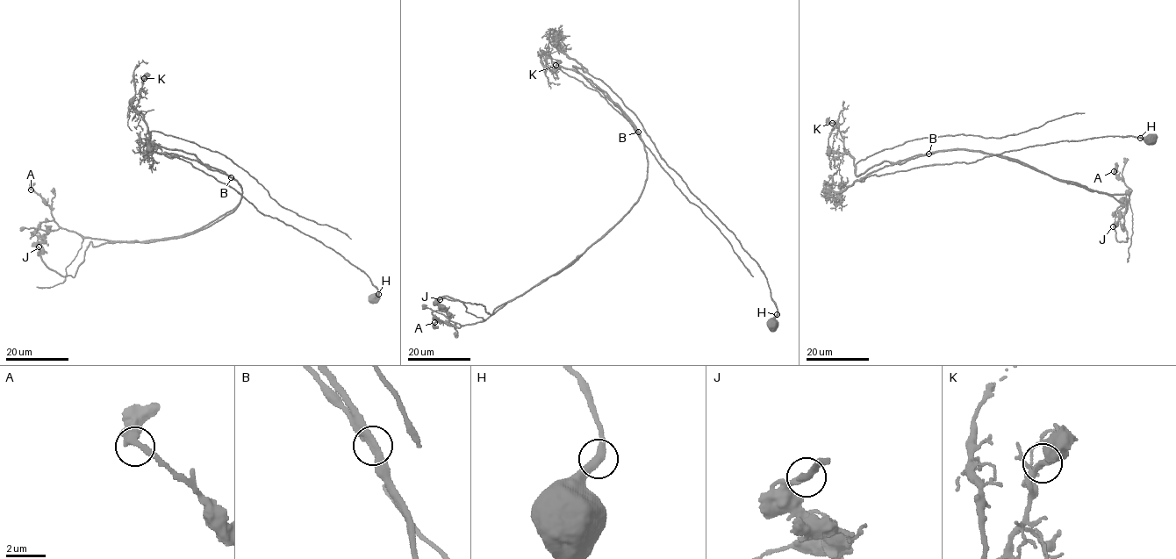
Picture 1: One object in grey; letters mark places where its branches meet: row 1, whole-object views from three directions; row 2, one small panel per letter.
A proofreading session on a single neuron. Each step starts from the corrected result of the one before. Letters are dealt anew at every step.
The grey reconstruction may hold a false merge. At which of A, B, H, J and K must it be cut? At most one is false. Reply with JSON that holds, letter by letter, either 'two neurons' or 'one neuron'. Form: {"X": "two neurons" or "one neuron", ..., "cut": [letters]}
{"A": "one neuron", "B": "two neurons", "H": "one neuron", "J": "one neuron", "K": "one neuron", "cut": ["B"]}

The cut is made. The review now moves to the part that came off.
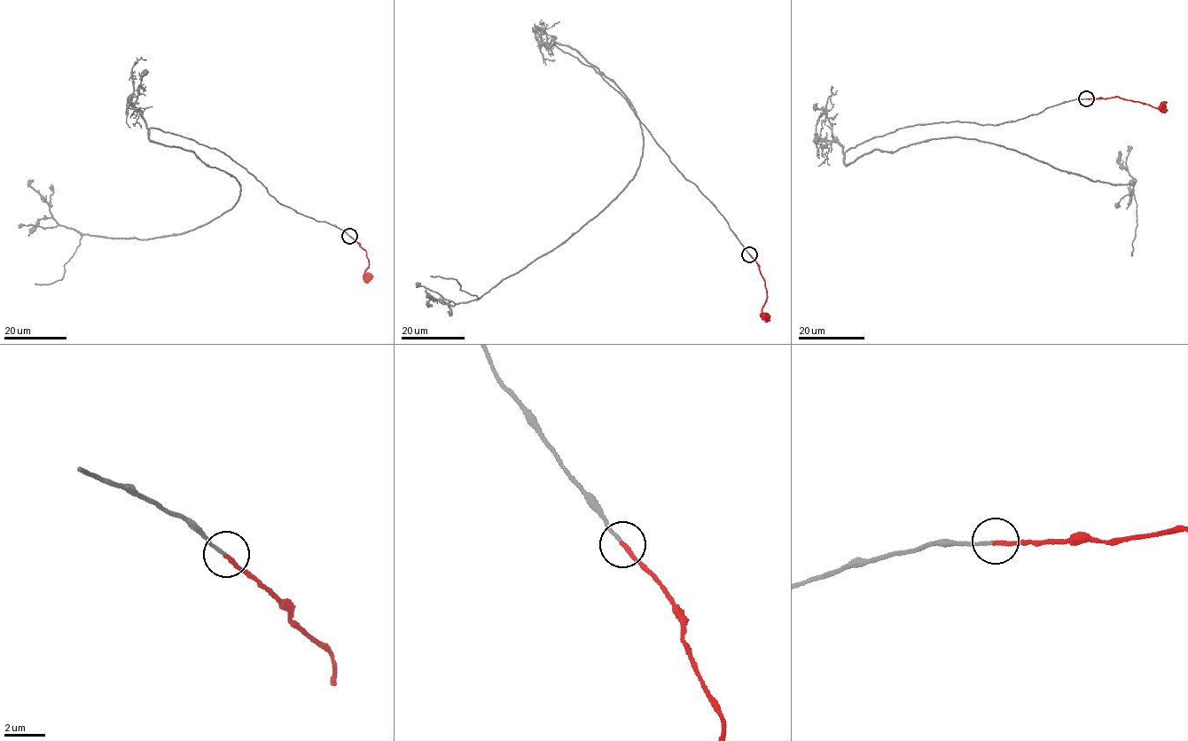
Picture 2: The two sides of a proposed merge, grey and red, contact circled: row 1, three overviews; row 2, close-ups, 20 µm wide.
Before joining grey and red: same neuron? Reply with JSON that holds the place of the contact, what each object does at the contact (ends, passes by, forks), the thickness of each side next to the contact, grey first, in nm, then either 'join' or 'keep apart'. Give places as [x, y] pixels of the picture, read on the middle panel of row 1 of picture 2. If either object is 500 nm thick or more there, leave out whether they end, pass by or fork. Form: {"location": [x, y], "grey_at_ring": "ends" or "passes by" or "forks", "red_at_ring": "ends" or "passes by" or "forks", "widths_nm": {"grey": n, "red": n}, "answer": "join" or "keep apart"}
{"location": [749, 254], "grey_at_ring": "ends", "red_at_ring": "ends", "widths_nm": {"grey": 140, "red": 200}, "answer": "join"}

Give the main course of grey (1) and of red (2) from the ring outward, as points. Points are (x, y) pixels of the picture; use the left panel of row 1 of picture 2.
1: (350, 235), (152, 128), (238, 183), (232, 208), (173, 236), (85, 235), (33, 179)
2: (350, 236), (365, 250), (369, 260), (364, 275), (367, 274)

